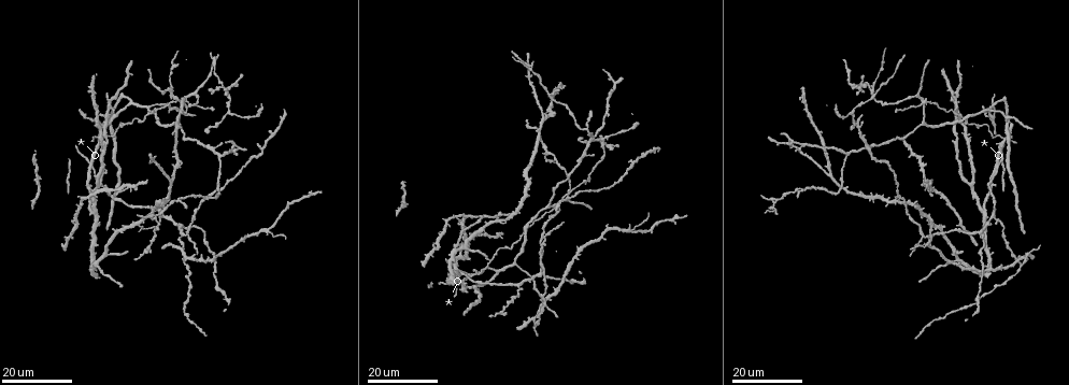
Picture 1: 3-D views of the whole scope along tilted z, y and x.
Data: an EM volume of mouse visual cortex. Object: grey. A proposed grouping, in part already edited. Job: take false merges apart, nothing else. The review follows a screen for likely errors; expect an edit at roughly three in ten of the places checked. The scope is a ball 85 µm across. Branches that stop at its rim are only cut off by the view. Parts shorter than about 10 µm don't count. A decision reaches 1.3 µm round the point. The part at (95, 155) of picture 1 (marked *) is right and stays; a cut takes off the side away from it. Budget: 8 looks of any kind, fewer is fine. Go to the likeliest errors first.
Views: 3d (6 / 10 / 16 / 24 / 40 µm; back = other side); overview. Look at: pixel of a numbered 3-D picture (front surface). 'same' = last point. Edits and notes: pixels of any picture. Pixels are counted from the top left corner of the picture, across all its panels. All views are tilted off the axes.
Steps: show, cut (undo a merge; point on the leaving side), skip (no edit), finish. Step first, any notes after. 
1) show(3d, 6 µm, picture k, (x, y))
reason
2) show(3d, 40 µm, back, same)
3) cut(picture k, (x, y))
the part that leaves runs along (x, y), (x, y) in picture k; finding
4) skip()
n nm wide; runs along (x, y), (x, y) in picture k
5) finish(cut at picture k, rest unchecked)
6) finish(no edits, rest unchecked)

show(3d, 24 µm, picture 1, (171, 97))
looks like a crossing

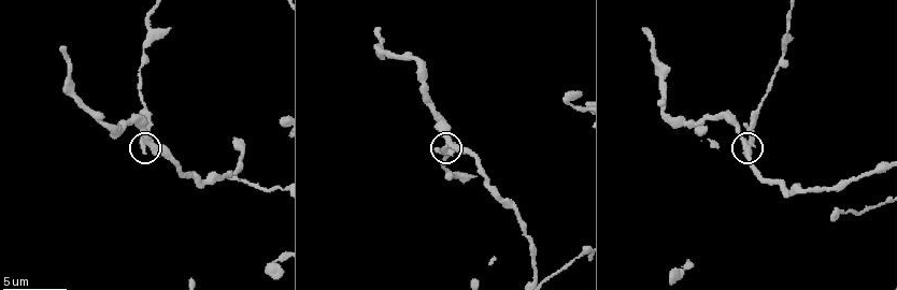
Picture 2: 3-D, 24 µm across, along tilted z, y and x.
show(3d, 10 µm, picture 2, (448, 142))
closer look

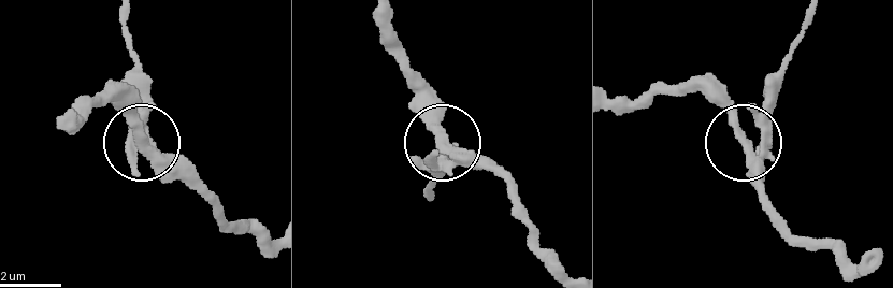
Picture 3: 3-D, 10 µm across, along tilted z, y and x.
cut(picture 3, (766, 106))
310 nm wide; the part that leaves runs along (764, 149), (764, 89), (807, 11) in picture 3; a second neuron is stuck on

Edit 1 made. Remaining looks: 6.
show(3d, 16 µm, picture 1, (554, 204))
three arms meet

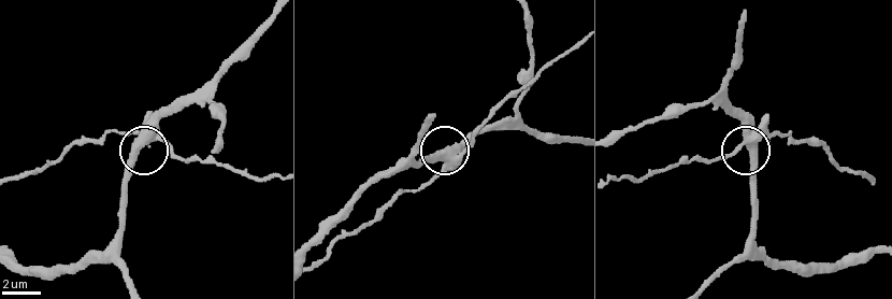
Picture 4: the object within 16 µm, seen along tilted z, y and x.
show(3d, 6 µm, picture 4, (446, 153))
zoom in

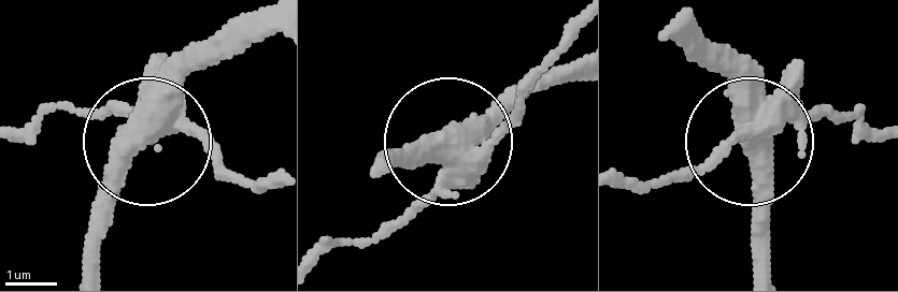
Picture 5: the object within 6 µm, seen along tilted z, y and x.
cut(picture 5, (211, 145))
the part that leaves runs along (156, 110), (62, 102), (25, 121) in picture 5; a second neuron is stuck on

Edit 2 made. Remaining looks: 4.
show(3d, 16 µm, picture 1, (455, 250))
three-way junction

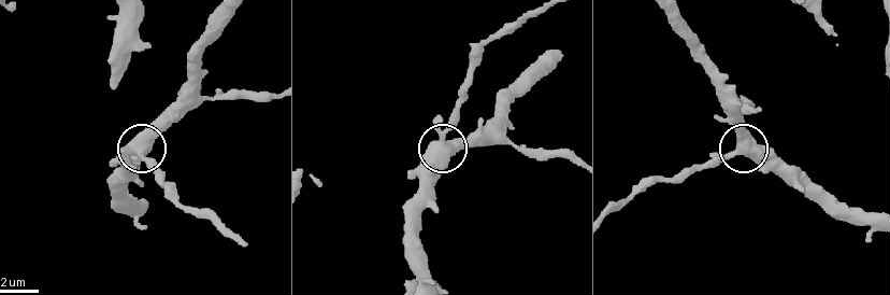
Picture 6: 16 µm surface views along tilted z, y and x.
show(3d, 6 µm, picture 6, (741, 141))
closer look

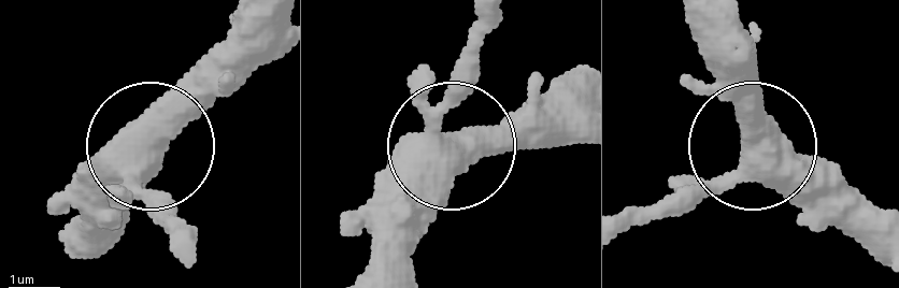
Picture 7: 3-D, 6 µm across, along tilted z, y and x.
show(3d, 6 µm, back, picture 7, (752, 149))

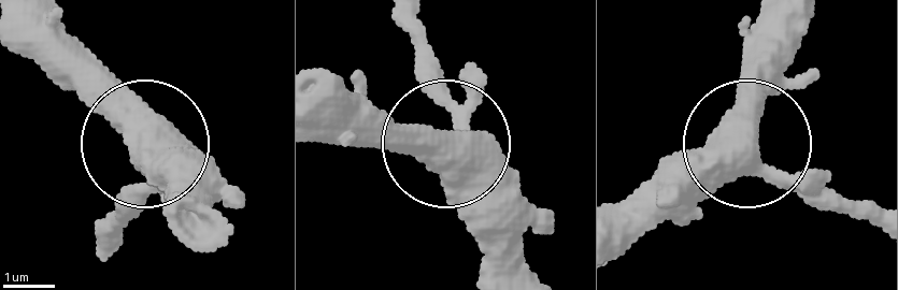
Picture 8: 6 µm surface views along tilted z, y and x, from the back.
skip()
side arm 16 µm; 3 arms; one neuron here

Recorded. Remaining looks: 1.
finish(cut at picture 3, cut at picture 5, rest unchecked)

